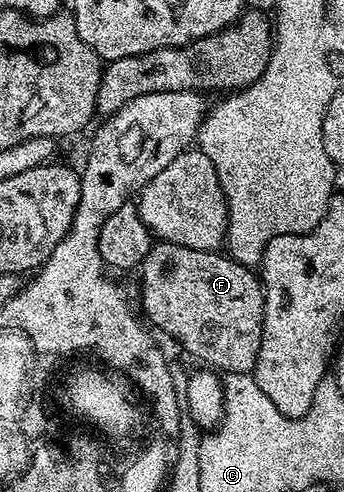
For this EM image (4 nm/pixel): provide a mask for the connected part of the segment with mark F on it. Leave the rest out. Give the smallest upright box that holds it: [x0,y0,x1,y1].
[139,240,265,373]

